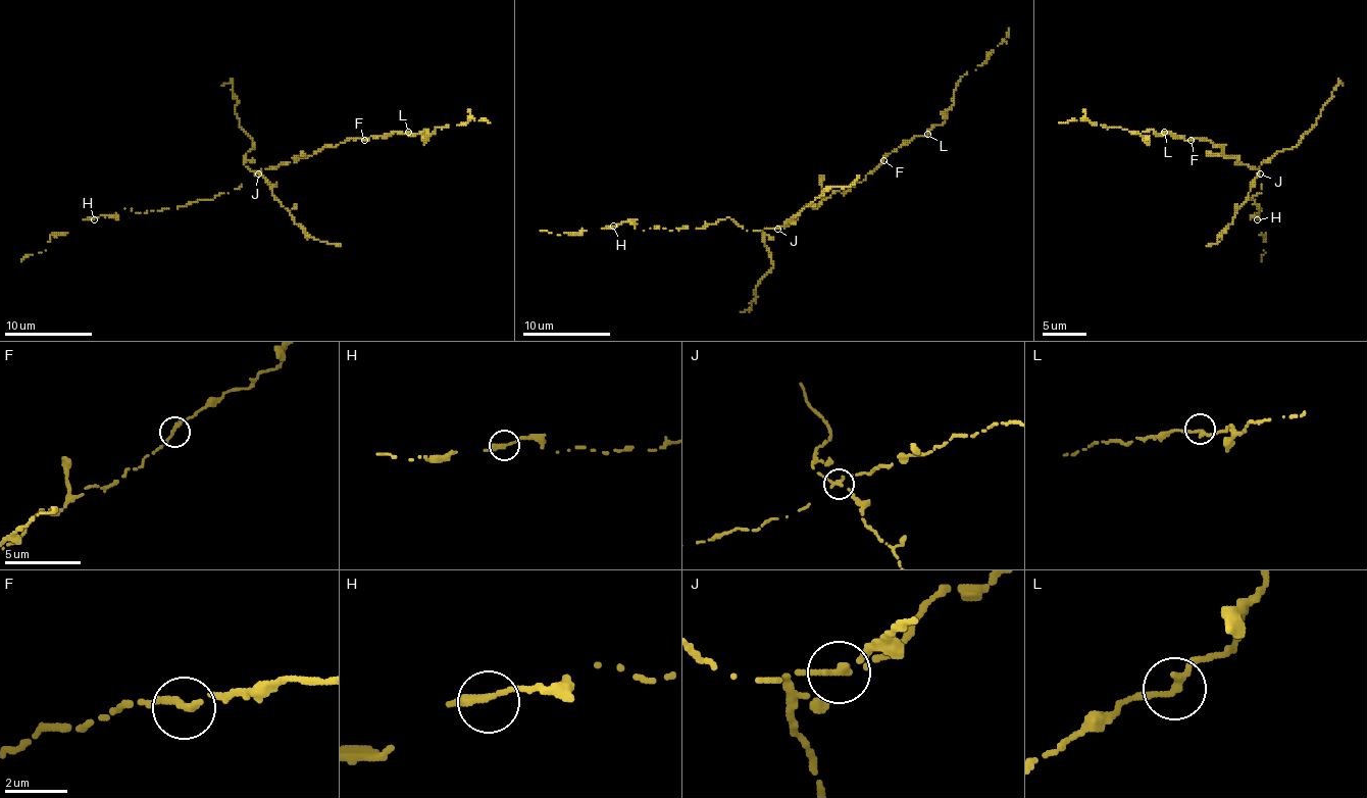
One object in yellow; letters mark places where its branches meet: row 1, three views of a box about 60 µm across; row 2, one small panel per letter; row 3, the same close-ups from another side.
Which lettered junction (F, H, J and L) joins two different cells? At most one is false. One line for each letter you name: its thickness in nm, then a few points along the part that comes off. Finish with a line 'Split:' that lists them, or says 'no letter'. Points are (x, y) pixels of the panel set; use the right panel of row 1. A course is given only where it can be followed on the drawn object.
J: 240 nm | (1259, 173), (1261, 164), (1297, 145), (1338, 85), (1343, 85)
Split: J

